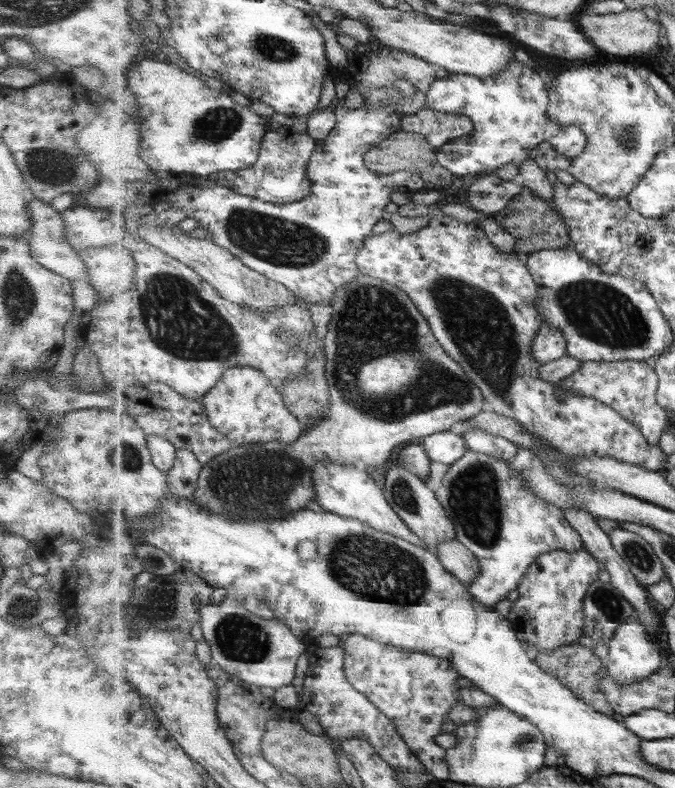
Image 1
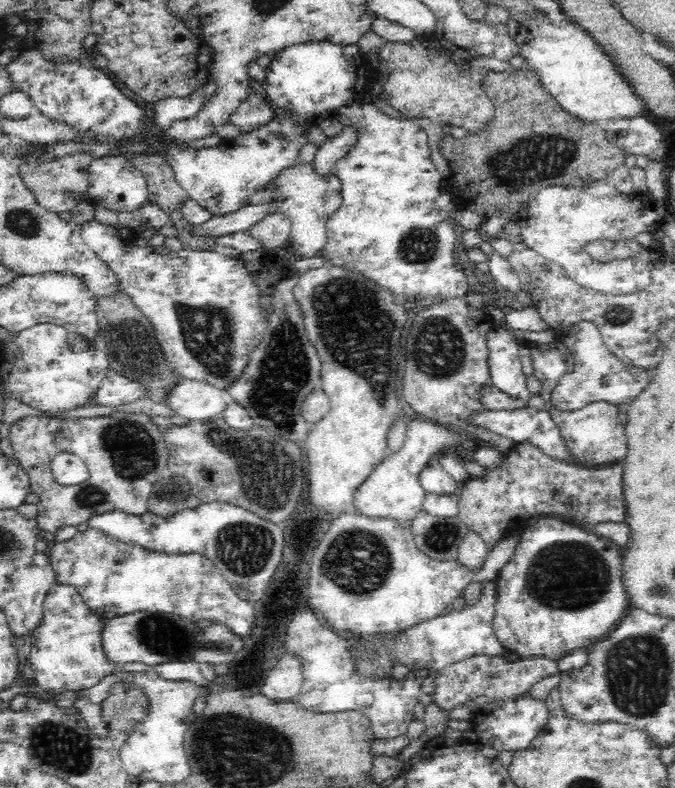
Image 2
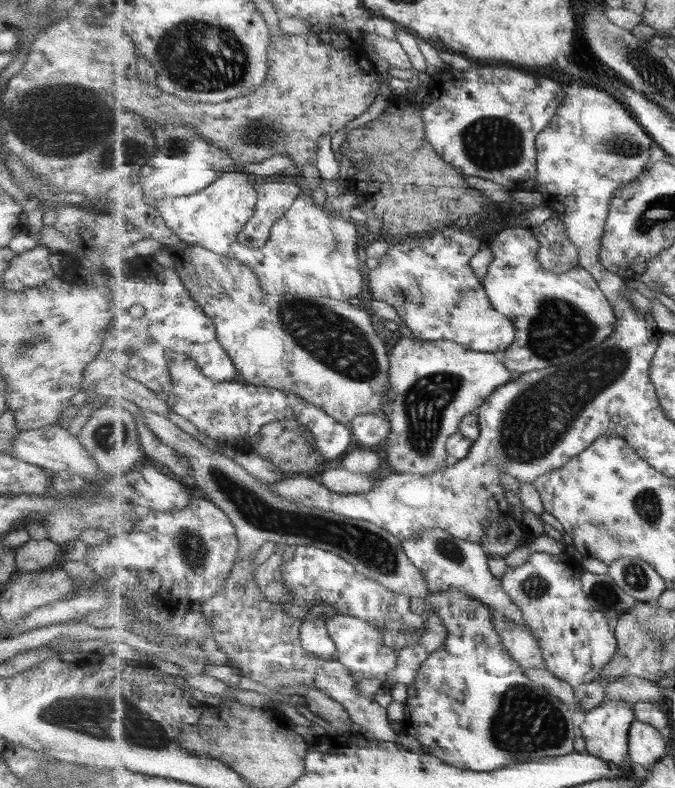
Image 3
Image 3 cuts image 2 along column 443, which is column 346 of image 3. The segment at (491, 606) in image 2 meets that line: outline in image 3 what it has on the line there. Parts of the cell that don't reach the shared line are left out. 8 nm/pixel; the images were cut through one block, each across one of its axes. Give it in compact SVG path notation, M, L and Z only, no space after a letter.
M337 612L328 615L326 623L329 634L337 645L336 660L343 662L357 681L363 680L363 678L376 678L381 681L381 686L383 686L387 682L389 672L393 672L397 668L397 664L403 661L399 658L398 651L385 646L383 632L367 620Z

